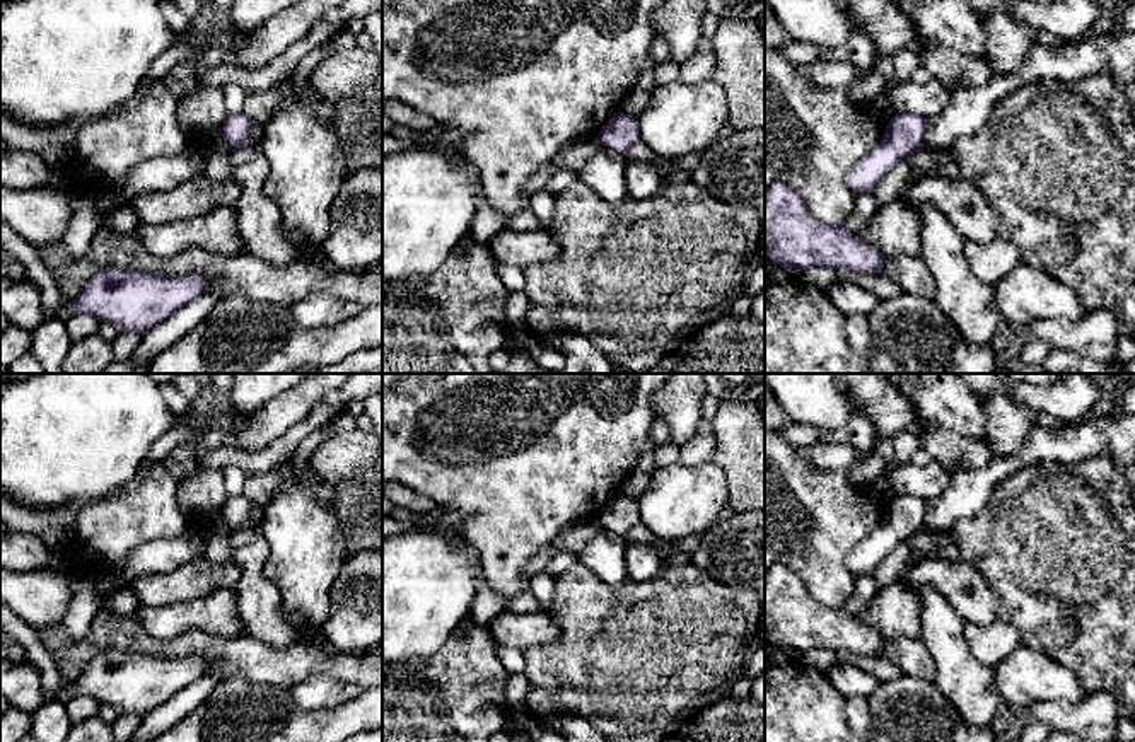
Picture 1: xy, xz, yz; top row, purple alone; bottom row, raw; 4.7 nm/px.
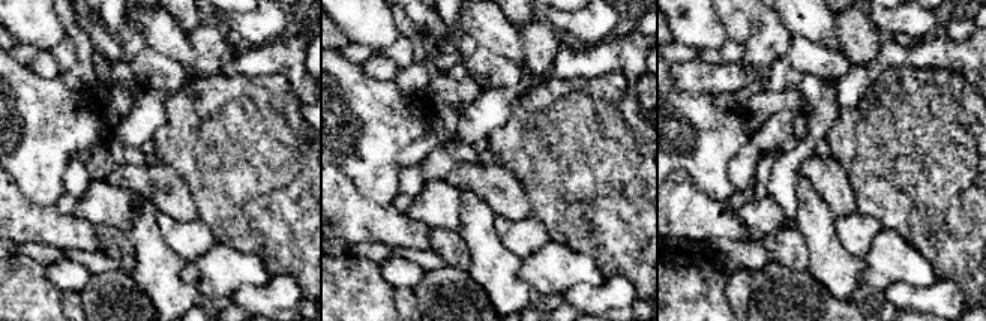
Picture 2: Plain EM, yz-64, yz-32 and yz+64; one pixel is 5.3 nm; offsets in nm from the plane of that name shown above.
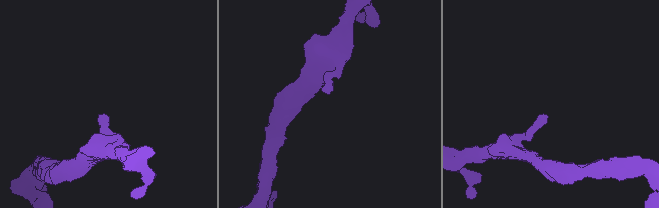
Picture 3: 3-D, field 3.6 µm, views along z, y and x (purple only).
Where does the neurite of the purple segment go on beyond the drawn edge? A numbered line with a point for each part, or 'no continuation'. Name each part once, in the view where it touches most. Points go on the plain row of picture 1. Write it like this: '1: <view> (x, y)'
no continuation

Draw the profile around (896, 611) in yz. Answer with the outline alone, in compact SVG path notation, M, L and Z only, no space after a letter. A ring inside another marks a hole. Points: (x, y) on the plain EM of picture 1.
M893 582L867 602L859 619L877 629L886 641L898 636L917 638L922 635L920 592Z

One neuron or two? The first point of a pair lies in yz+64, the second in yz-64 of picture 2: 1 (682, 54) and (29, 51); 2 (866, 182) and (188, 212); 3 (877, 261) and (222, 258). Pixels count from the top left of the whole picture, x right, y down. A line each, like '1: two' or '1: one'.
1: one
2: two
3: one

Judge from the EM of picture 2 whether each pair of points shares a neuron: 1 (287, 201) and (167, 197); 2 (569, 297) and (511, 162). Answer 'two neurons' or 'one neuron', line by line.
1: two neurons
2: two neurons

